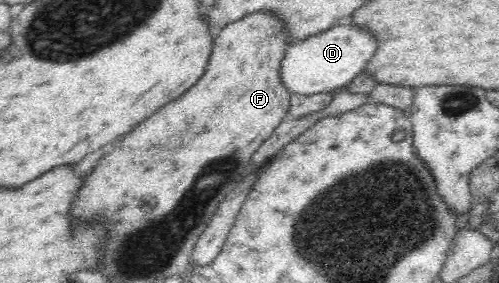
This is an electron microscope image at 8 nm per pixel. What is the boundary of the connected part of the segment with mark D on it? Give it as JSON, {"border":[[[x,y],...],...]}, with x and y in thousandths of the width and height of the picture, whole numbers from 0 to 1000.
{"border":[[[701,71],[683,74],[655,110],[583,152],[567,194],[559,276],[583,336],[691,318],[697,293],[731,247],[739,208],[756,180],[756,159],[760,148],[739,102],[719,99],[715,85],[703,85]]]}

